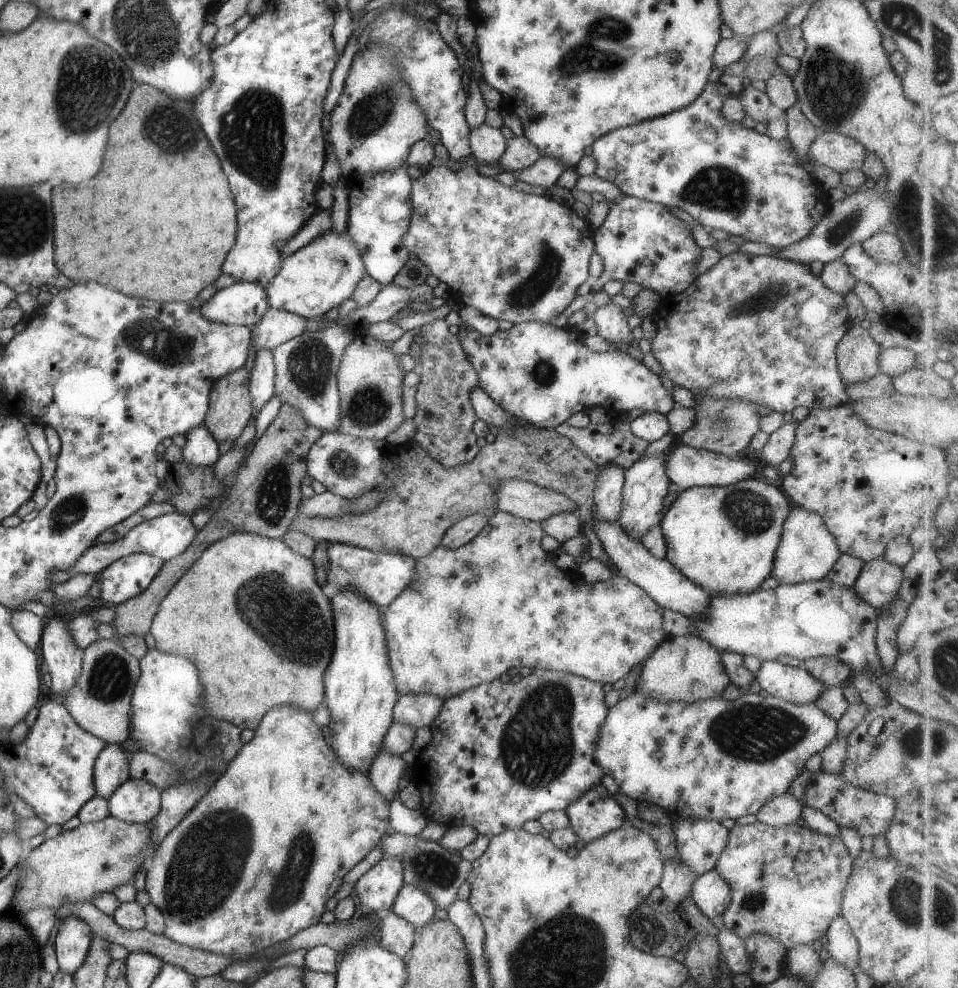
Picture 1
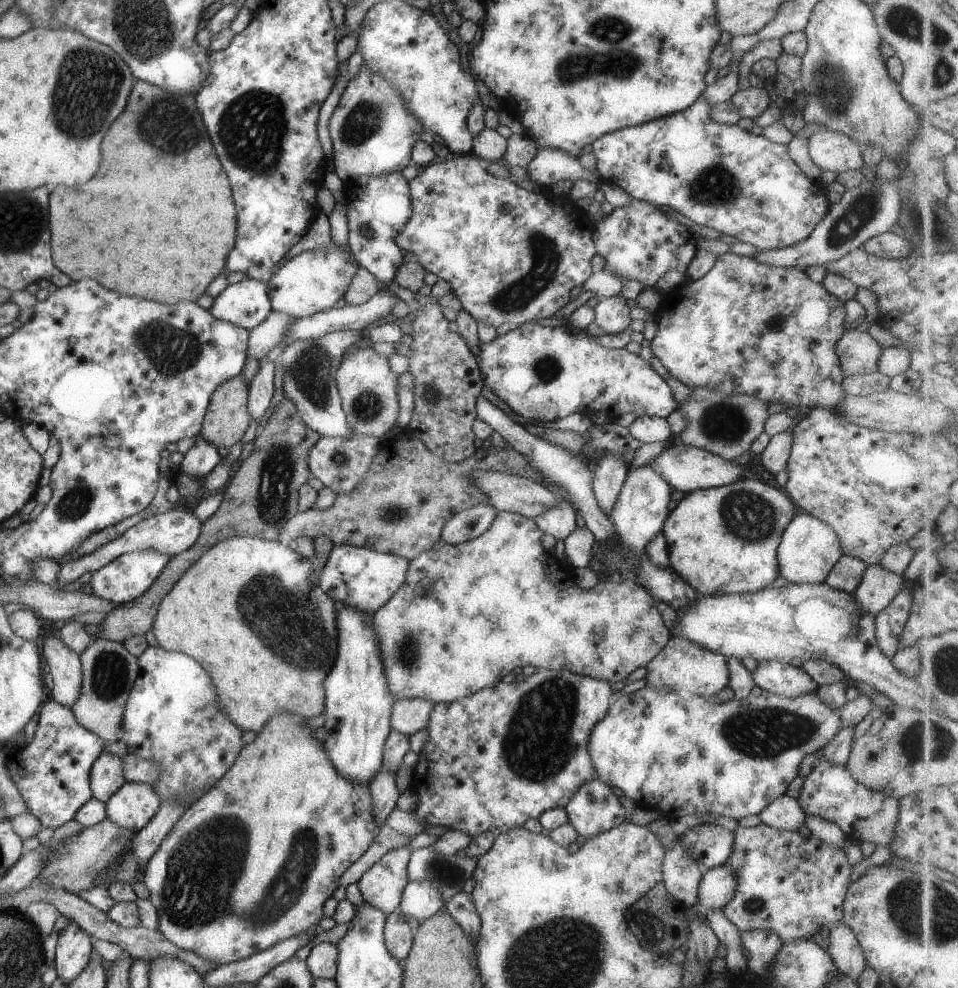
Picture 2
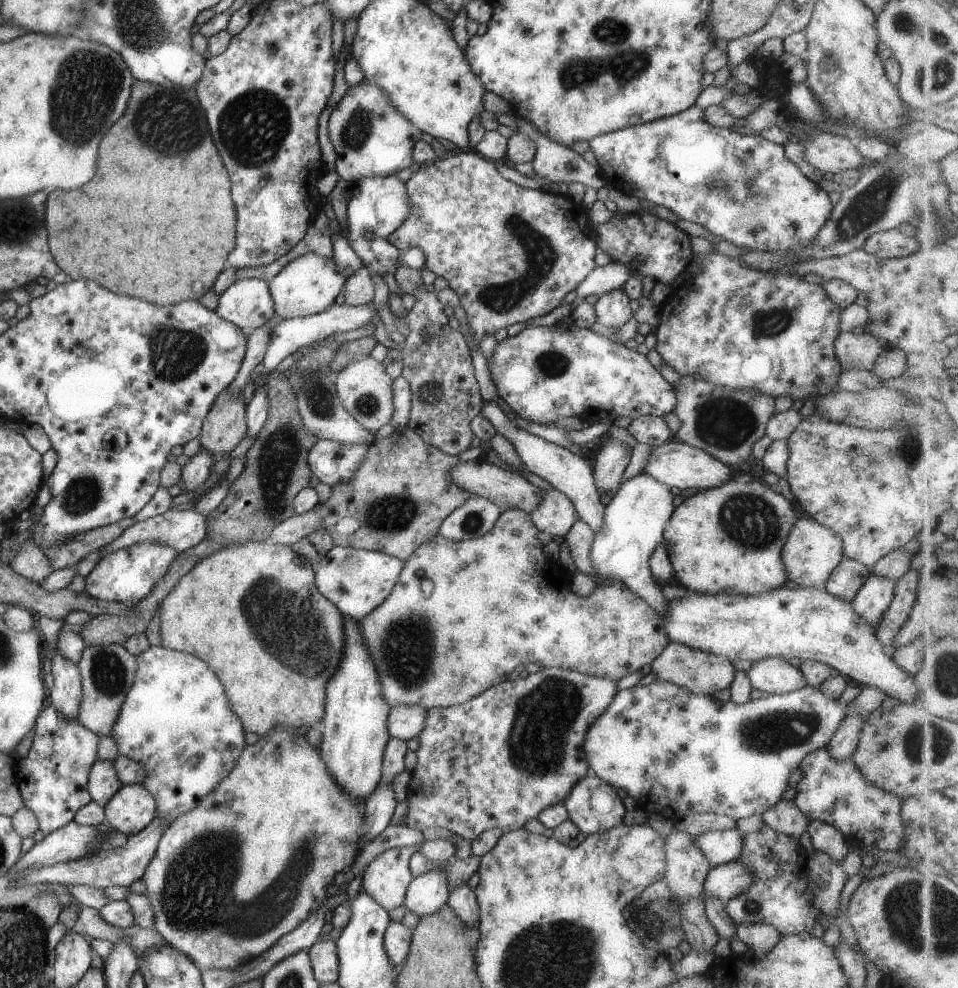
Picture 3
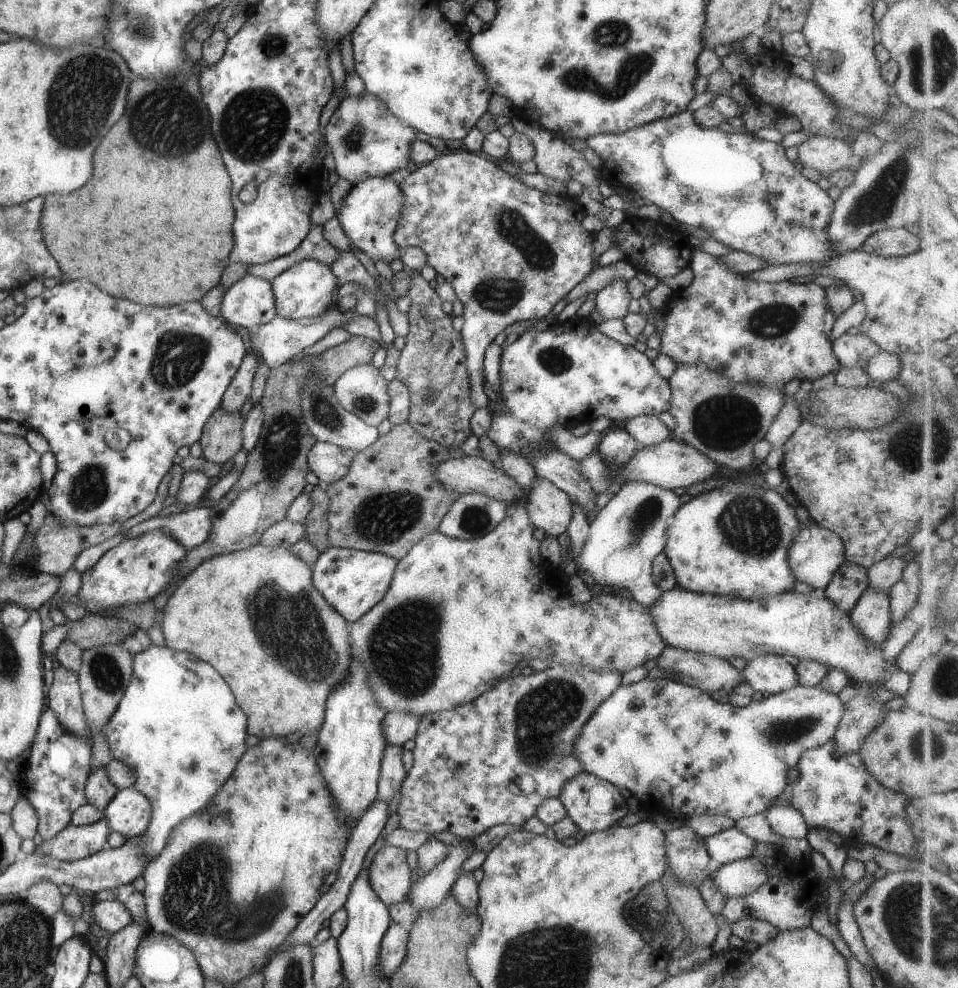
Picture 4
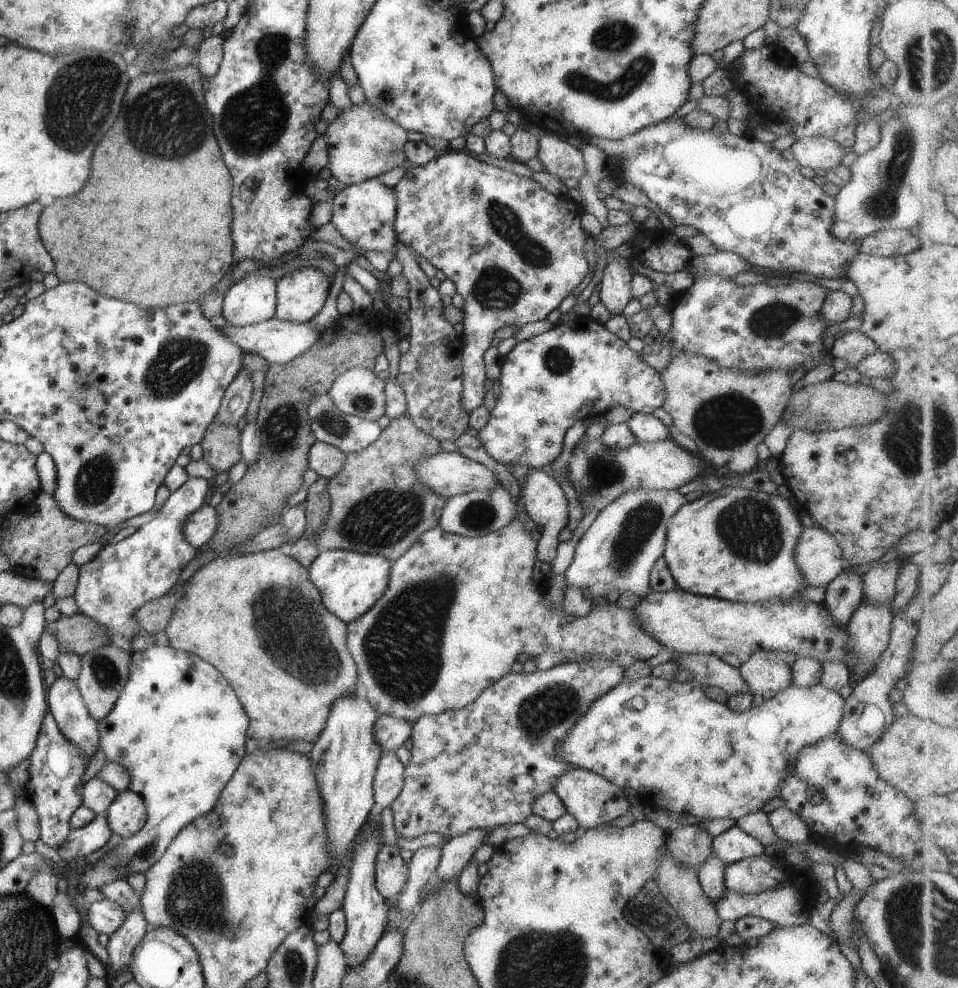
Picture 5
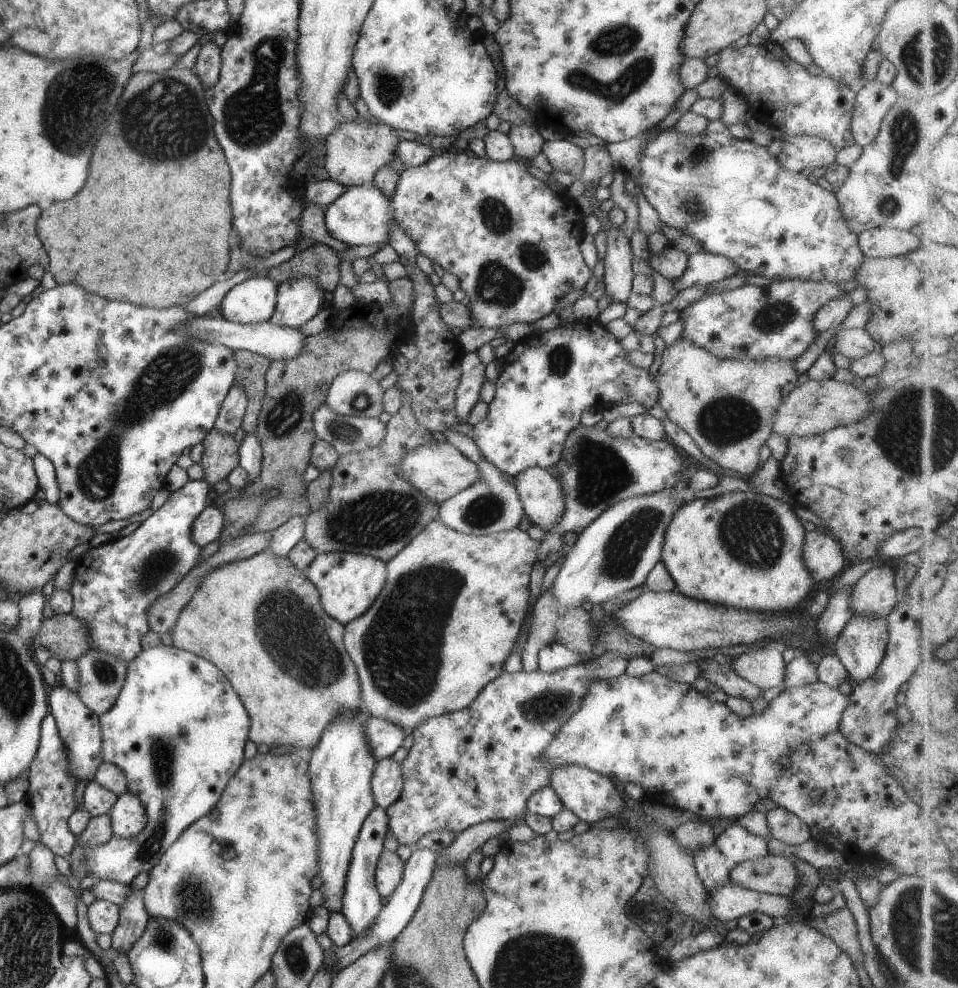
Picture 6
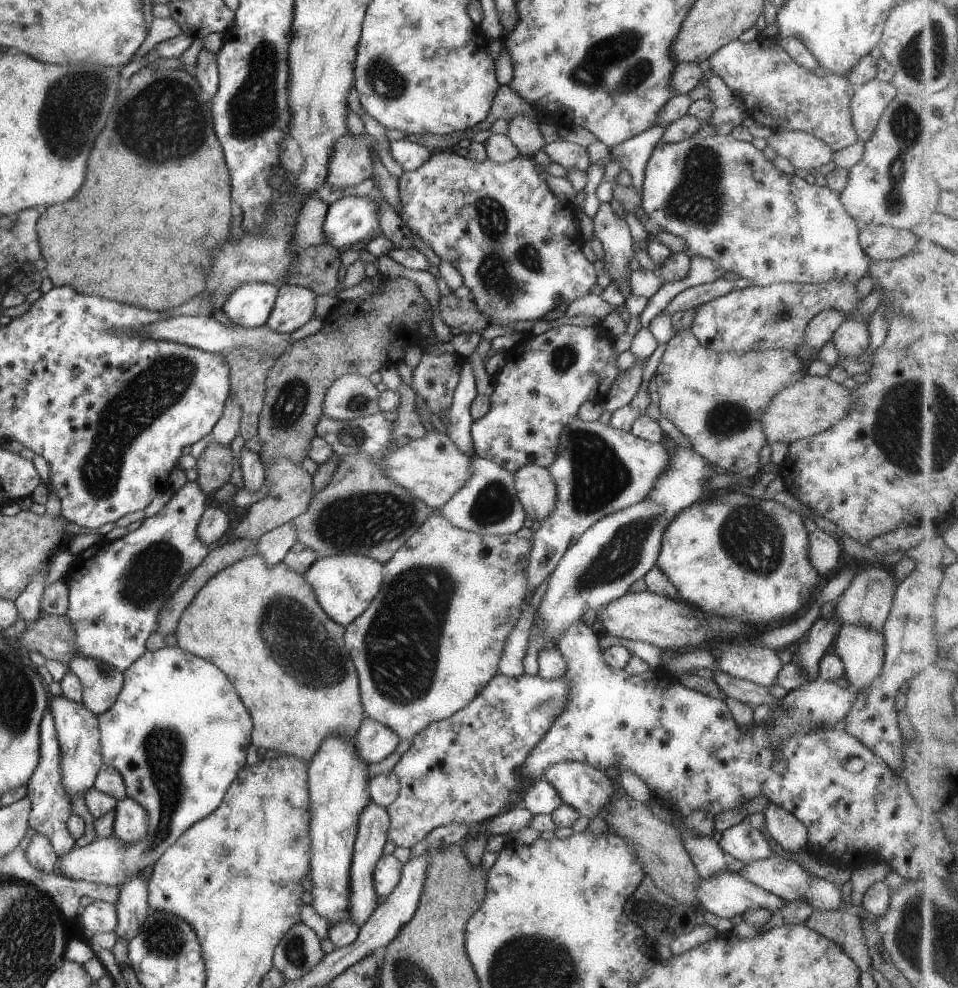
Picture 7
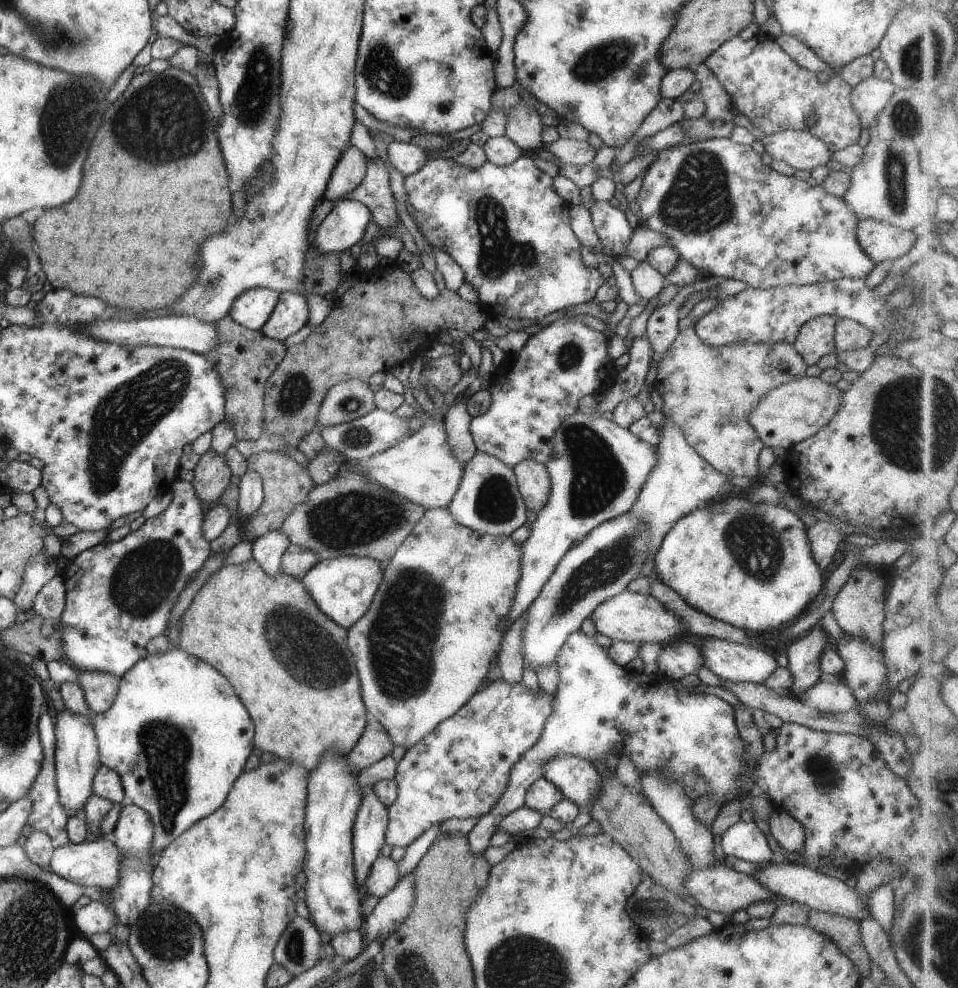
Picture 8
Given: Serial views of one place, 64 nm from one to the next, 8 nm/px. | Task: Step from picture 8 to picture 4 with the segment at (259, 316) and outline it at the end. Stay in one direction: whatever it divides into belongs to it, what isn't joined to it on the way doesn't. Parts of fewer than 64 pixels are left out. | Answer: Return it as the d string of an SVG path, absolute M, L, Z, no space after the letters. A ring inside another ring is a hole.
M246 274L224 290L219 310L223 321L241 328L269 322L276 315L271 283Z

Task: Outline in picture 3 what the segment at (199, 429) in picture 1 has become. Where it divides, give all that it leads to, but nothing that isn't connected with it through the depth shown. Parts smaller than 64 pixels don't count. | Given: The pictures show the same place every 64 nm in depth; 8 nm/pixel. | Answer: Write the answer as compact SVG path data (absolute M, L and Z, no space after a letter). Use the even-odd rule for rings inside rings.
M199 448L193 456L189 456L188 461L180 468L180 479L177 483L180 492L197 490L207 480L214 463L215 456L211 456L203 448Z

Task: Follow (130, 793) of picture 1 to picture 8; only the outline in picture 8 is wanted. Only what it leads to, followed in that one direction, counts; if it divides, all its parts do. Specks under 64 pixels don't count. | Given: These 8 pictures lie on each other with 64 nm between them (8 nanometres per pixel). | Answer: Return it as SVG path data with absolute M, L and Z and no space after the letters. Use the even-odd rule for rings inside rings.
M122 802L119 818L115 822L115 827L111 832L110 839L117 846L121 854L121 864L119 864L119 878L117 884L110 889L112 896L112 911L117 917L117 922L131 928L139 914L149 906L151 898L151 874L153 866L149 856L149 846L151 846L151 836L153 834L153 825L148 813L144 809Z

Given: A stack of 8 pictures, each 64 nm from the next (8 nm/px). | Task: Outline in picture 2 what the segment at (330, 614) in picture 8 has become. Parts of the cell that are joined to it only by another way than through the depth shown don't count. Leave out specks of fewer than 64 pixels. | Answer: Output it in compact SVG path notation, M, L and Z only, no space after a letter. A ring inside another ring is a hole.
M333 545L323 568L318 571L317 586L335 603L371 614L383 606L403 584L409 561L393 553L380 553L351 545Z

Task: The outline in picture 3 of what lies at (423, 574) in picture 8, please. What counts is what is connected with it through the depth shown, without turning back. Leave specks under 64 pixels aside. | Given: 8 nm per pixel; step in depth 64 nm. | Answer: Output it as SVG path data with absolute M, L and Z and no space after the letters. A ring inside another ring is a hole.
M510 508L504 510L497 516L493 528L485 531L481 536L474 539L455 541L445 540L438 534L433 536L429 542L419 544L409 556L403 561L403 568L397 576L395 586L389 592L389 596L357 621L357 632L359 638L363 642L363 646L367 644L367 654L373 662L377 680L381 684L381 698L387 702L387 706L401 706L401 704L417 704L423 710L431 708L443 708L449 706L457 706L481 691L487 690L490 686L505 680L506 674L509 674L517 666L528 663L537 662L542 667L555 667L564 669L575 669L581 674L588 674L594 677L605 677L616 682L635 670L639 671L643 664L649 664L661 650L667 646L667 634L661 622L661 616L655 612L645 600L641 600L639 596L635 596L629 588L618 584L598 583L594 586L594 590L589 596L575 596L570 588L570 575L565 572L554 561L547 560L541 552L541 543L537 539L538 530L535 528L531 518L527 512L519 510L519 508ZM421 579L429 580L431 584L431 592L425 594L421 590Z

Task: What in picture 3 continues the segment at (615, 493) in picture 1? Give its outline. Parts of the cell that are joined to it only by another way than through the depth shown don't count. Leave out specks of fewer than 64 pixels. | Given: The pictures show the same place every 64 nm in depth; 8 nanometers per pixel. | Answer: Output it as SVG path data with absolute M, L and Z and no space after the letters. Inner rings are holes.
M604 440L603 445L595 454L595 464L593 464L592 475L597 494L612 496L619 490L621 477L629 457L631 449L627 444L619 440Z

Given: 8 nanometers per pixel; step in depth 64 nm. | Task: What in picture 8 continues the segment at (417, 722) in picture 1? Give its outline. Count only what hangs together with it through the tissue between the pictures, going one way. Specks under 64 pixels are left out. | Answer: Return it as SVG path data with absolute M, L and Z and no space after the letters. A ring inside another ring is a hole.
M367 721L365 728L361 730L359 740L346 754L347 768L351 772L359 773L363 768L367 768L380 758L389 755L392 748L393 742L391 742L391 738L387 736L387 732L383 730L381 724L378 724L377 721Z

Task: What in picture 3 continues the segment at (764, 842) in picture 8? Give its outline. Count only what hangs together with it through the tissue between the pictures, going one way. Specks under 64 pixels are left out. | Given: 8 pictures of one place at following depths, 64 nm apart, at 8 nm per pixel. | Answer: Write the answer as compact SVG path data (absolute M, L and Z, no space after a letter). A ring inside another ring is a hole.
M739 829L733 830L713 830L713 832L703 832L693 836L693 842L697 843L699 850L707 858L707 864L714 867L729 861L735 861L741 844L743 844L742 832Z

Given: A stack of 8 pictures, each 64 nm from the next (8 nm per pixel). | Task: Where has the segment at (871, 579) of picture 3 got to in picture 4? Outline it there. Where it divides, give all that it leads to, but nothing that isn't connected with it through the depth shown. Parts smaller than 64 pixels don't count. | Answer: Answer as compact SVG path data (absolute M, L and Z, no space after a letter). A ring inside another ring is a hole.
M867 586L851 608L849 618L857 632L869 640L871 644L881 645L886 639L885 632L889 630L890 600L888 592L873 590Z

